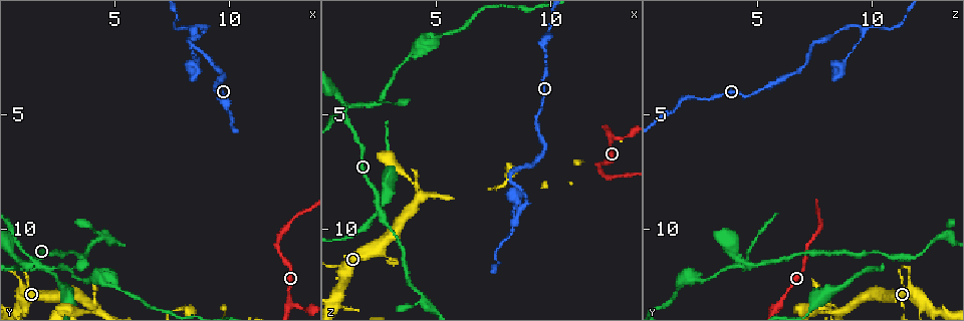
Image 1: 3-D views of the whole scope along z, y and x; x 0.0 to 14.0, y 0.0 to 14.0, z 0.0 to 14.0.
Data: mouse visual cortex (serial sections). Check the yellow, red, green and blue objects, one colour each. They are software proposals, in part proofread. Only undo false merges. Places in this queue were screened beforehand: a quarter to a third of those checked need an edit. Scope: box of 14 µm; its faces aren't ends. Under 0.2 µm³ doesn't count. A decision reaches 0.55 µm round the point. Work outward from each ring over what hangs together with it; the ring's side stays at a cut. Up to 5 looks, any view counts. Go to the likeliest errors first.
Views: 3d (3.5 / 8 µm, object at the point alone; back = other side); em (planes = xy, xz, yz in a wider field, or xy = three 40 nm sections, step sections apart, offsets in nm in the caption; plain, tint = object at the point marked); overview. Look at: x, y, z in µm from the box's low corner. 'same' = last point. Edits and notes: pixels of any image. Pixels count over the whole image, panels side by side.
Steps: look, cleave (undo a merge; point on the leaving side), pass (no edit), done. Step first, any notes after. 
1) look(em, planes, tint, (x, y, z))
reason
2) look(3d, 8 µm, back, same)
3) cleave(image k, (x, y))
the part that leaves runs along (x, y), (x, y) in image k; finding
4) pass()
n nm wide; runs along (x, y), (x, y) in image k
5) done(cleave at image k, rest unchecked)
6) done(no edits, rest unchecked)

look(3d, 3.5 µm, (1.1, 11.6, 4.7))
abrupt turn

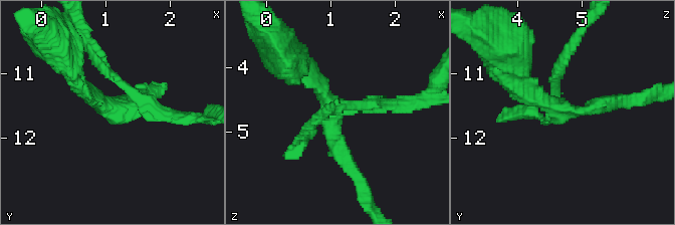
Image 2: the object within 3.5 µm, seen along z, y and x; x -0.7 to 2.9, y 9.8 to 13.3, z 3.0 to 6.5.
look(em, xy, step 5, tint, (1.10, 11.55, 4.65))
4 arms; arms of 150, 200, 200, 250 nm; need the tissue

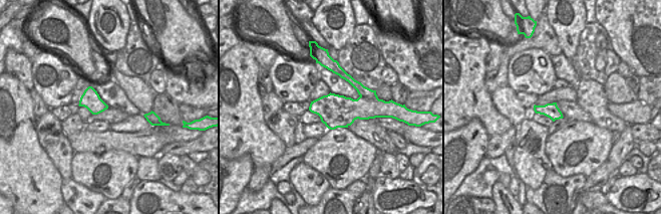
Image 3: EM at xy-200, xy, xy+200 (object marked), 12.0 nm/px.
cleave(image 2, (507, 111))
two cells meet here

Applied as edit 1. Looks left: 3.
look(overview)
redraw

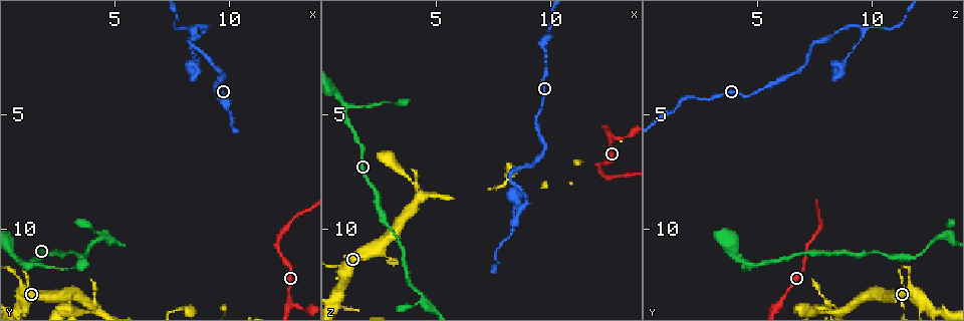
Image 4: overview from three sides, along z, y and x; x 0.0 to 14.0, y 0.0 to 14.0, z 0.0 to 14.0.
look(3d, 3.5 µm, (4.5, 10.4, 13.0))

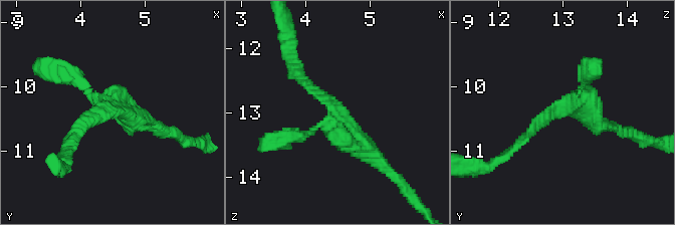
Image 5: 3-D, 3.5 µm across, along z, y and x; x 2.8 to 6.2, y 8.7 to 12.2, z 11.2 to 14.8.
look(em, xy, step 5, tint, (4.50, 10.40, 13.00))

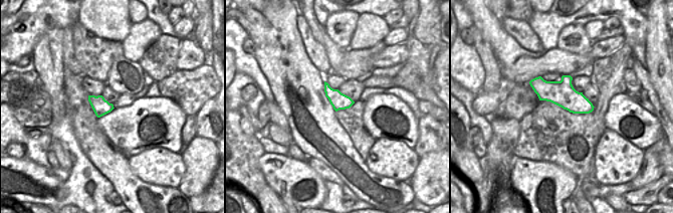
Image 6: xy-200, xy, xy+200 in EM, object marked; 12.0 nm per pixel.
pass()
continuous, no second cell

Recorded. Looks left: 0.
done(cleave at image 2, rest unchecked)

